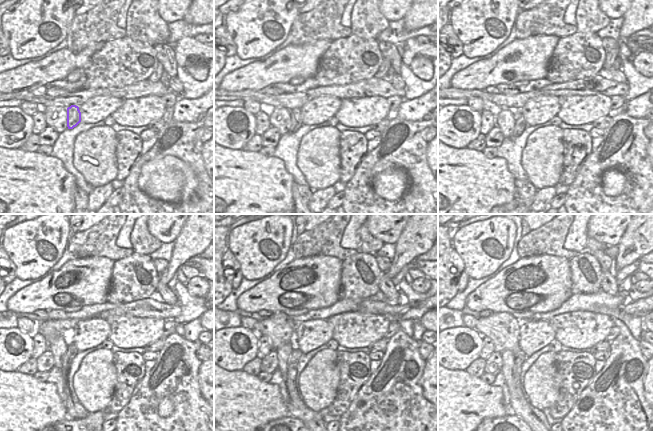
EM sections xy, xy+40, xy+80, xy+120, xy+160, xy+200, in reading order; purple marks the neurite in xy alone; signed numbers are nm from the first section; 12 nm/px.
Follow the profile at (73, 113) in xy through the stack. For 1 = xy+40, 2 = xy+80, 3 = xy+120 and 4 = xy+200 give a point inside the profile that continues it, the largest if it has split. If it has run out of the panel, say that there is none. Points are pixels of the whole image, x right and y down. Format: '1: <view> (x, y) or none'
1: xy+40 (296, 119)
2: xy+80 (520, 124)
3: xy+120 (72, 351)
4: xy+200 (520, 357)

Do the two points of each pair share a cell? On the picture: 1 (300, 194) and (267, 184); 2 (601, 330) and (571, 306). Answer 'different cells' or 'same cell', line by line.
1: different cells
2: different cells

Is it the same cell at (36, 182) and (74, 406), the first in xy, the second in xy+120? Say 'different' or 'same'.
different

